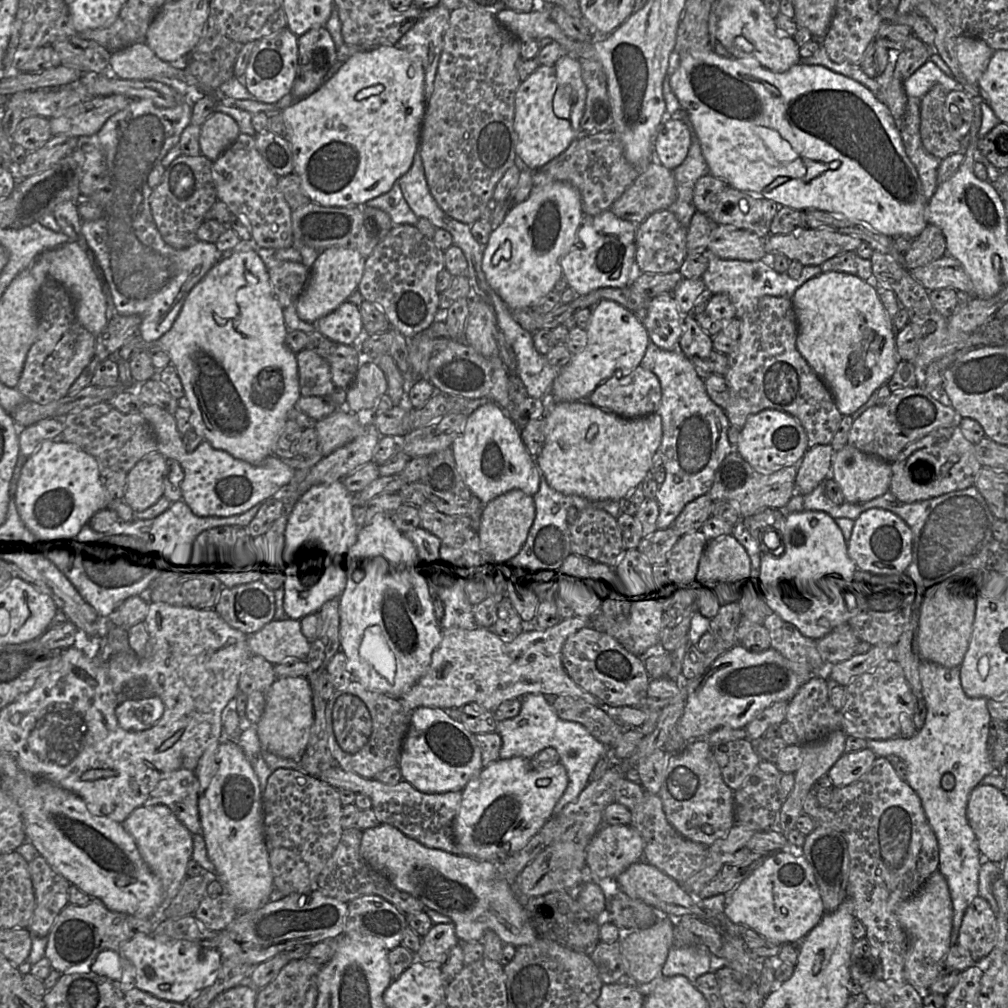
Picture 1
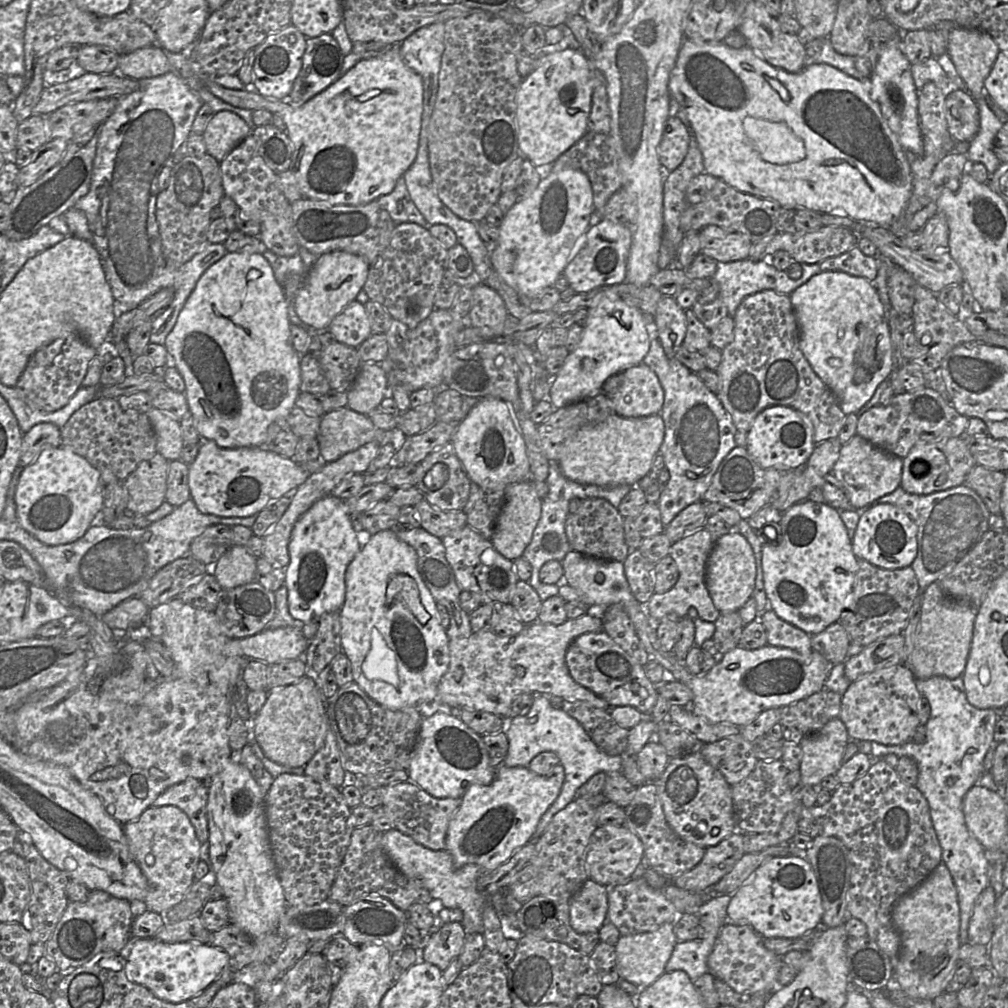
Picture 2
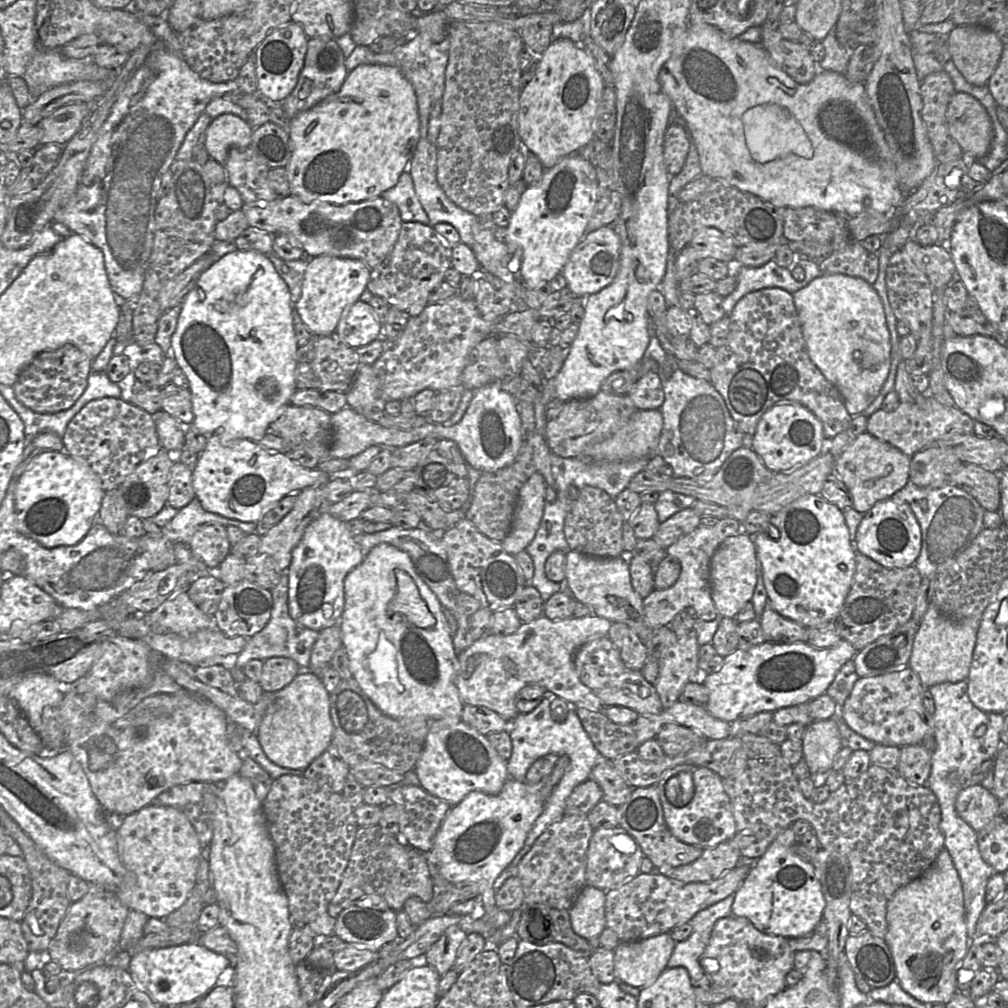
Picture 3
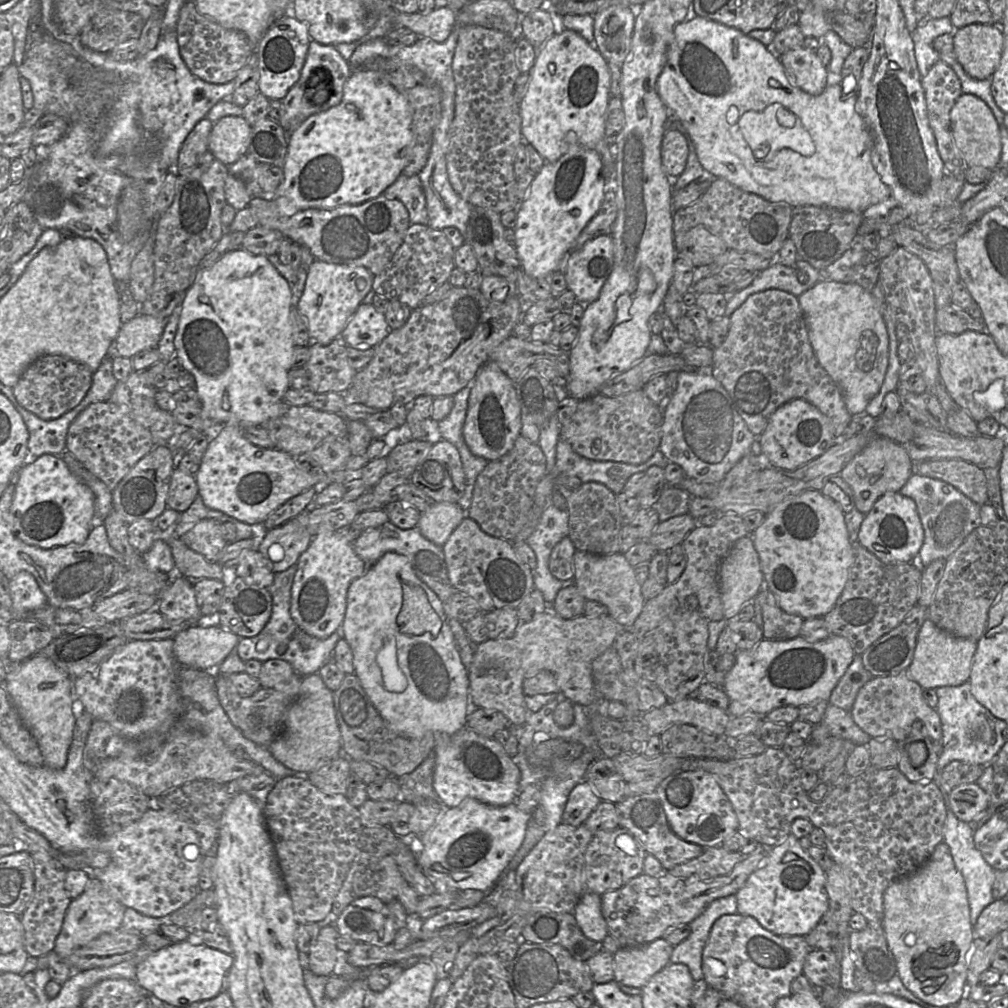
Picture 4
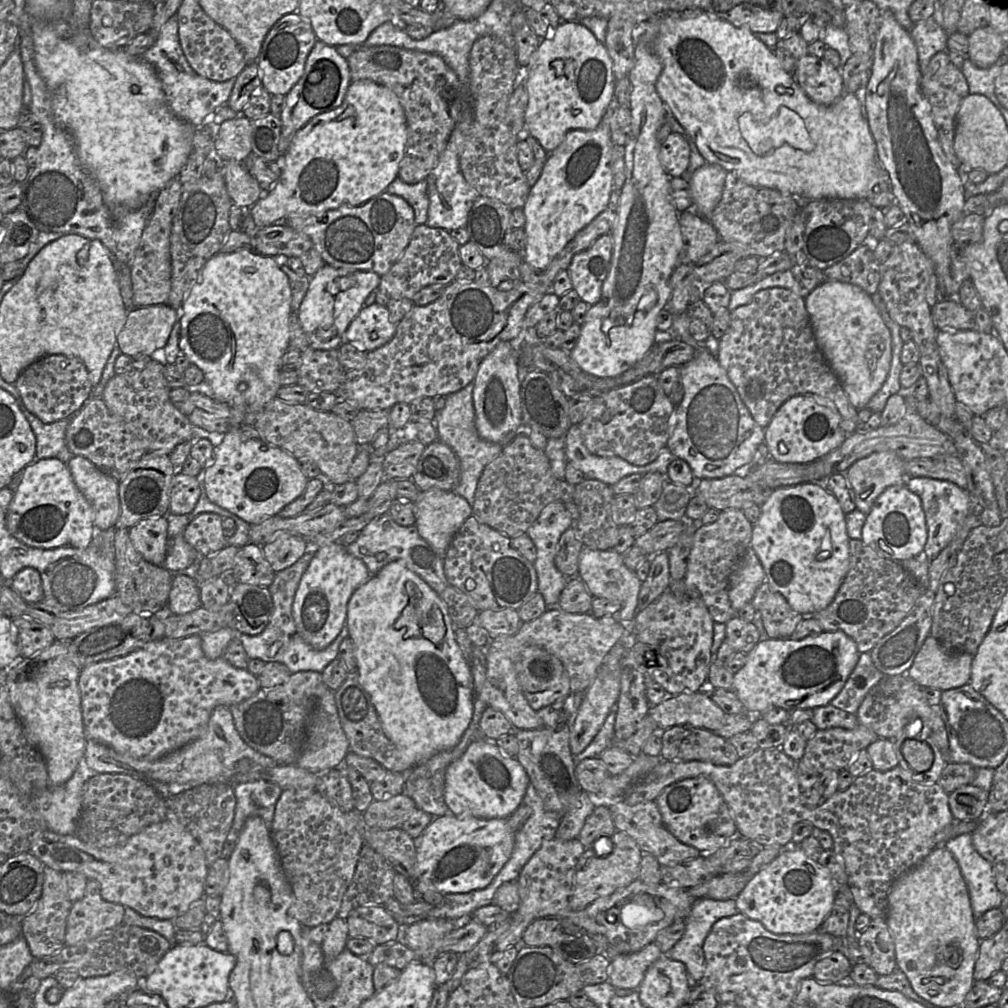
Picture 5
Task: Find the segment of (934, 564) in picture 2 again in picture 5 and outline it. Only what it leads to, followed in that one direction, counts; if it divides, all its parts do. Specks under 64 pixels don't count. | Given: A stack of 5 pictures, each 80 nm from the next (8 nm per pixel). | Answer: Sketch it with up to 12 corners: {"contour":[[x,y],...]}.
{"contour":[[908,477],[921,499],[932,560],[952,542],[975,500],[949,481]]}

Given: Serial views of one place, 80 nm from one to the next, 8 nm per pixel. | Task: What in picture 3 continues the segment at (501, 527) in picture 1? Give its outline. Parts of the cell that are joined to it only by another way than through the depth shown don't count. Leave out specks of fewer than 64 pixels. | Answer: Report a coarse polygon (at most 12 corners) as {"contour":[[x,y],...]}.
{"contour":[[535,472],[520,488],[509,533],[510,555],[533,540],[544,512],[546,487]]}

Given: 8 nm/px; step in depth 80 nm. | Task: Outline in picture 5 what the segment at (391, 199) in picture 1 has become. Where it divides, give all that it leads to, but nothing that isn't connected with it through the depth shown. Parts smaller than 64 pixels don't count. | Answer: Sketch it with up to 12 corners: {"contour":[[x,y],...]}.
{"contour":[[399,177],[386,189],[405,199],[414,210],[416,225],[428,218],[428,184],[407,184]]}

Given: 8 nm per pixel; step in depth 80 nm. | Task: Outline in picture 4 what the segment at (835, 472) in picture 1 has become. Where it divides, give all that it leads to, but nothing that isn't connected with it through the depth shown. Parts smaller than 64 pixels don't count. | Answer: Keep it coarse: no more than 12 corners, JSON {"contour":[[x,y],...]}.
{"contour":[[873,438],[840,472],[865,515],[912,475],[904,447]]}

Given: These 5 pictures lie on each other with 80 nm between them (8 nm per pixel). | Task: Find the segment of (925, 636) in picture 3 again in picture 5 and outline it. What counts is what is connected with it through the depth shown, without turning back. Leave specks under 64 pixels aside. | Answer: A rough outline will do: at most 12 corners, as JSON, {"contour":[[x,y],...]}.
{"contour":[[929,635],[907,674],[941,691],[970,683],[974,655]]}

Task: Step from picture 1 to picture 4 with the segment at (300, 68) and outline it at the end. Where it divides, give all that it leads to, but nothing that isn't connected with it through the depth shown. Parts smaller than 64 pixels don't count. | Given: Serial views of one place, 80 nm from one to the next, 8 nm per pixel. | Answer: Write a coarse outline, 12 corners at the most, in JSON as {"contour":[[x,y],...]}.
{"contour":[[311,39],[283,99],[288,137],[341,103],[352,71],[335,45]]}

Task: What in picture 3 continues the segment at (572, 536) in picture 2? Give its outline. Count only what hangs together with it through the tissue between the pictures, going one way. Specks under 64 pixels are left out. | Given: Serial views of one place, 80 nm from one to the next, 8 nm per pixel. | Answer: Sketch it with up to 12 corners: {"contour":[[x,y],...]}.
{"contour":[[585,486],[570,503],[564,534],[572,551],[624,552],[615,499]]}

